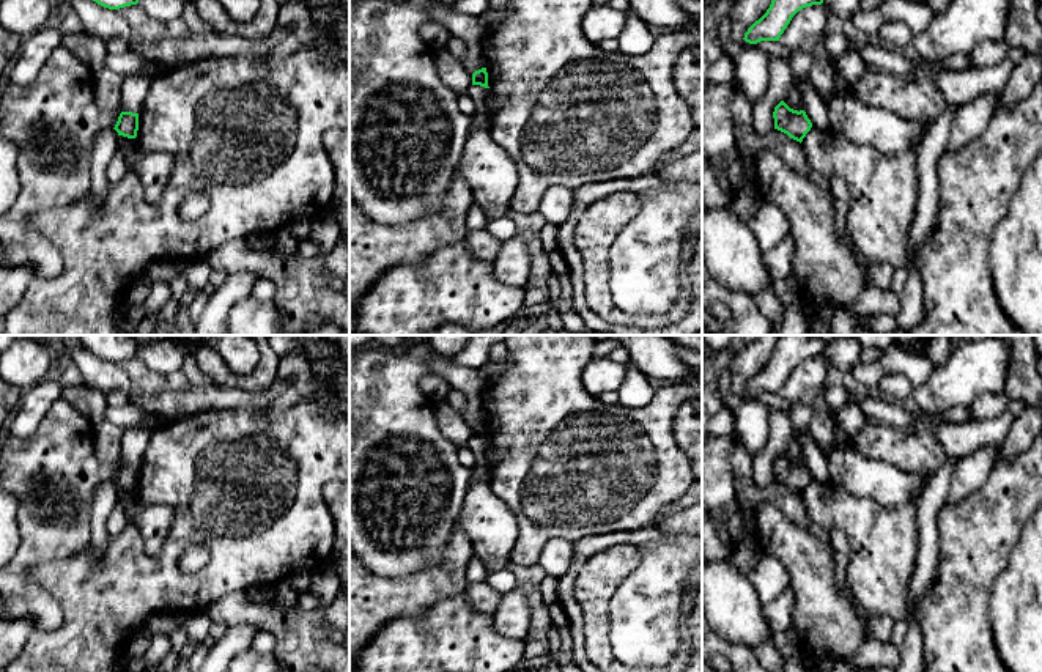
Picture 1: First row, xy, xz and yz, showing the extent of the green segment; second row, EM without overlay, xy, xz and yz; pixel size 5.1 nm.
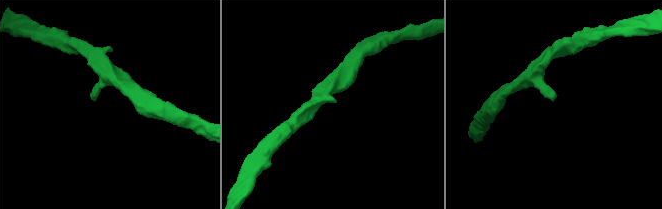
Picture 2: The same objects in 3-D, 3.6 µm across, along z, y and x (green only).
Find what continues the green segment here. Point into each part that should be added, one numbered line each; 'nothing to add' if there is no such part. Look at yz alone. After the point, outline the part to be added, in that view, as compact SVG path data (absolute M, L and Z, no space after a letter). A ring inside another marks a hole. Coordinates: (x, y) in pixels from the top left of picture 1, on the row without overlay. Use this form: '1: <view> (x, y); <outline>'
1: yz (883, 542); M811 480L801 494L809 519L825 532L841 530L848 541L847 584L870 617L903 620L916 568L918 500L881 507L839 485L825 489Z

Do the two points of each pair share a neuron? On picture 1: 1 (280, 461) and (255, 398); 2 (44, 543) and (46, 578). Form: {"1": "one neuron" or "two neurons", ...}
{"1": "two neurons", "2": "two neurons"}

